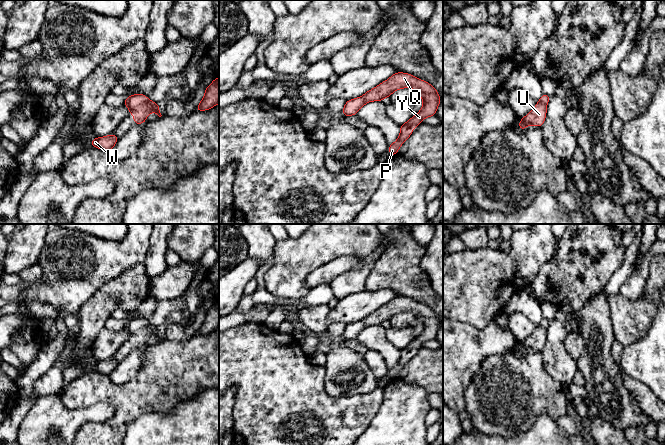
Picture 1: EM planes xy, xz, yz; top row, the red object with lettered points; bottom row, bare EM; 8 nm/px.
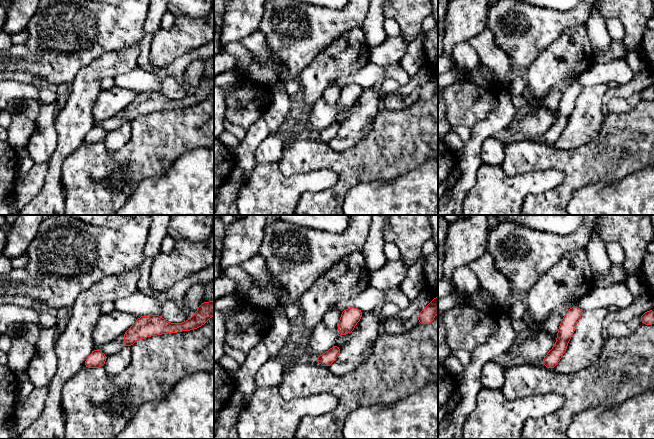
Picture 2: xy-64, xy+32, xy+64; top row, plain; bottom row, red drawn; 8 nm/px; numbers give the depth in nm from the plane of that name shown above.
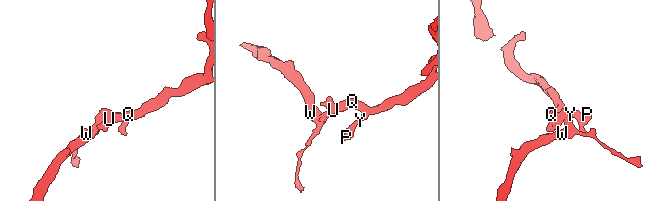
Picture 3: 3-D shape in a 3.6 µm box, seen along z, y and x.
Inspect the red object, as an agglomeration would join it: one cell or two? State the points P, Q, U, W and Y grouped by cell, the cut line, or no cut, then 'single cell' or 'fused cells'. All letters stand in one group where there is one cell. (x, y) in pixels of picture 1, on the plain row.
P Q U Y / W | xy (147, 323), (130, 336) | fused cells

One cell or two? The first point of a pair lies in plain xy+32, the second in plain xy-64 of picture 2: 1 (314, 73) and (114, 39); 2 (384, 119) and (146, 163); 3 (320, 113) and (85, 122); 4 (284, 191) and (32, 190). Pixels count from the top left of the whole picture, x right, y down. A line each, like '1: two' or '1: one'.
1: two
2: one
3: two
4: one

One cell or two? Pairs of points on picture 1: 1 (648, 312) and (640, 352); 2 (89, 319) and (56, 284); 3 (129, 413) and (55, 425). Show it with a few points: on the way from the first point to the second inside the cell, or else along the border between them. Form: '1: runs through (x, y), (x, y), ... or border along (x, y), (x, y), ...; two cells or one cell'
1: border along (654, 317), (647, 332), (624, 347); two cells
2: border along (95, 292), (76, 314); two cells
3: border along (115, 407), (115, 413), (107, 420), (89, 422); two cells

